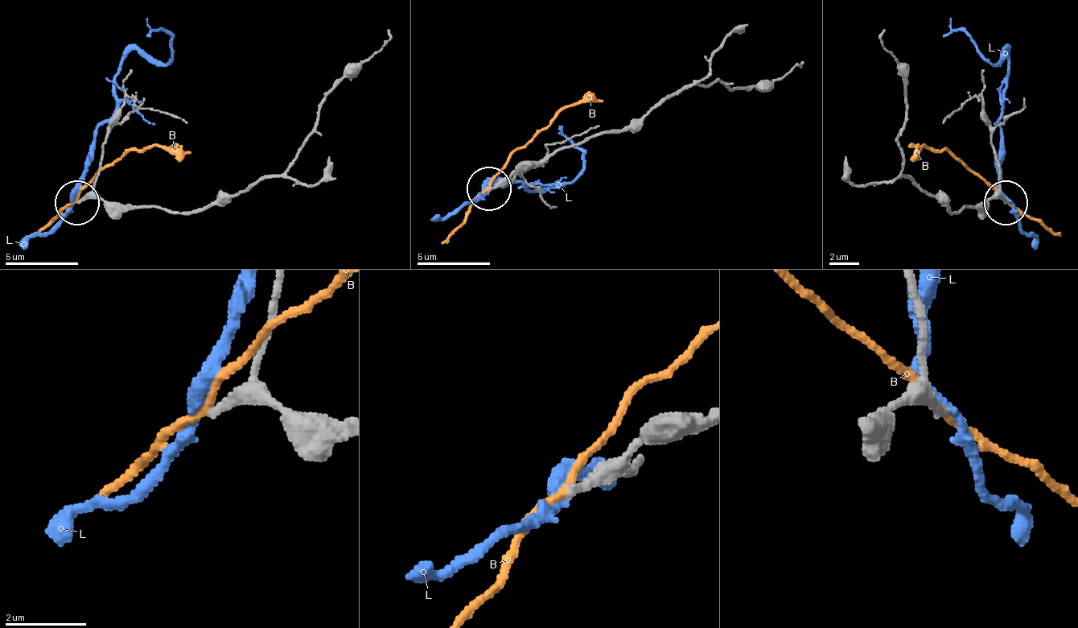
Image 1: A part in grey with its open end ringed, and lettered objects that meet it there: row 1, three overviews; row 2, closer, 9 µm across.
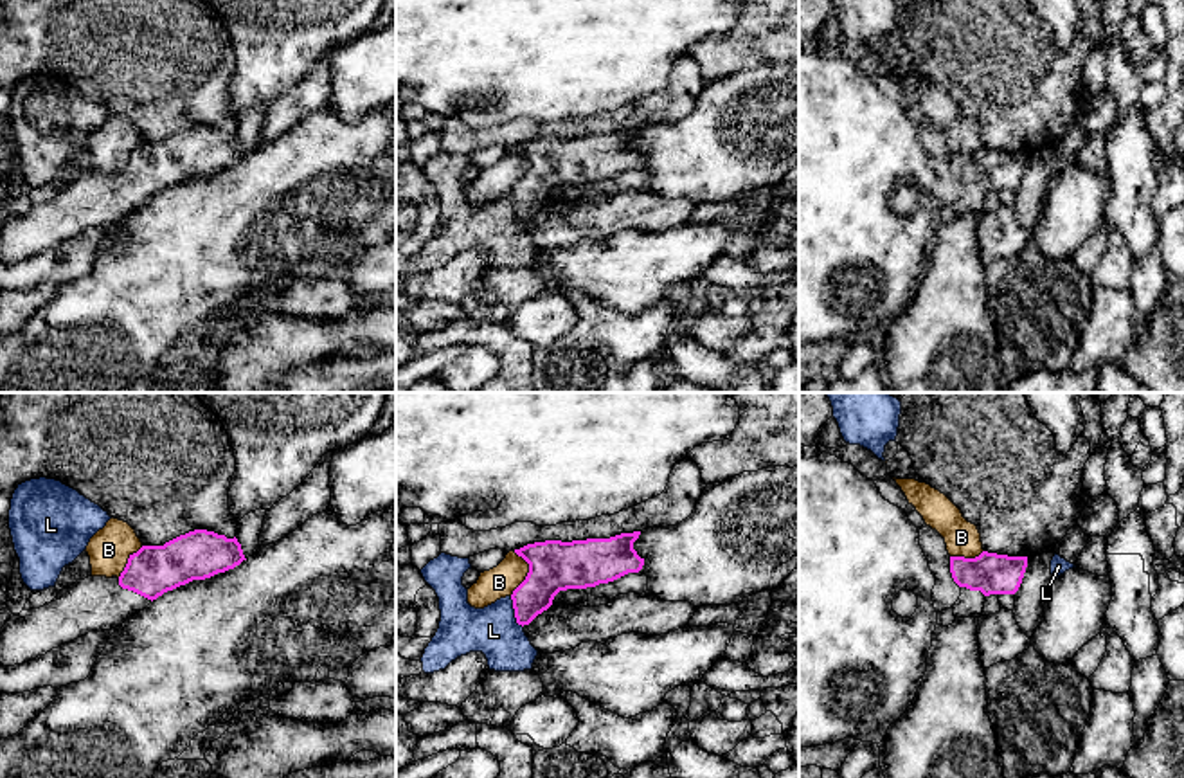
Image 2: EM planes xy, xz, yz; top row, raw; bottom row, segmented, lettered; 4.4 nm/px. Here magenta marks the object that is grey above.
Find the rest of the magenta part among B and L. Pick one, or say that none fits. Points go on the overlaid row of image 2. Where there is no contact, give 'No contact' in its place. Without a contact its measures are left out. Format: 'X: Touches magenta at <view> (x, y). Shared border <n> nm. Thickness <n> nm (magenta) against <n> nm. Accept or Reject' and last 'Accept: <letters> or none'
B: Touches magenta at xz (528, 573). Shared border 200 nm. Thickness 220 nm (magenta) against 140 nm. Reject
L: Touches magenta at xz (515, 613). Shared border 160 nm. Thickness 200 nm (magenta) against 220 nm. Reject
Accept: none

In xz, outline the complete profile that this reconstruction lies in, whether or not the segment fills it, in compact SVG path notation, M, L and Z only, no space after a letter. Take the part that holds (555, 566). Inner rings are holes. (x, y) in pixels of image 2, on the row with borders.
M641 531L610 538L545 540L515 549L529 564L525 580L513 591L518 625L529 625L567 589L587 589L639 573L644 558L633 549Z

